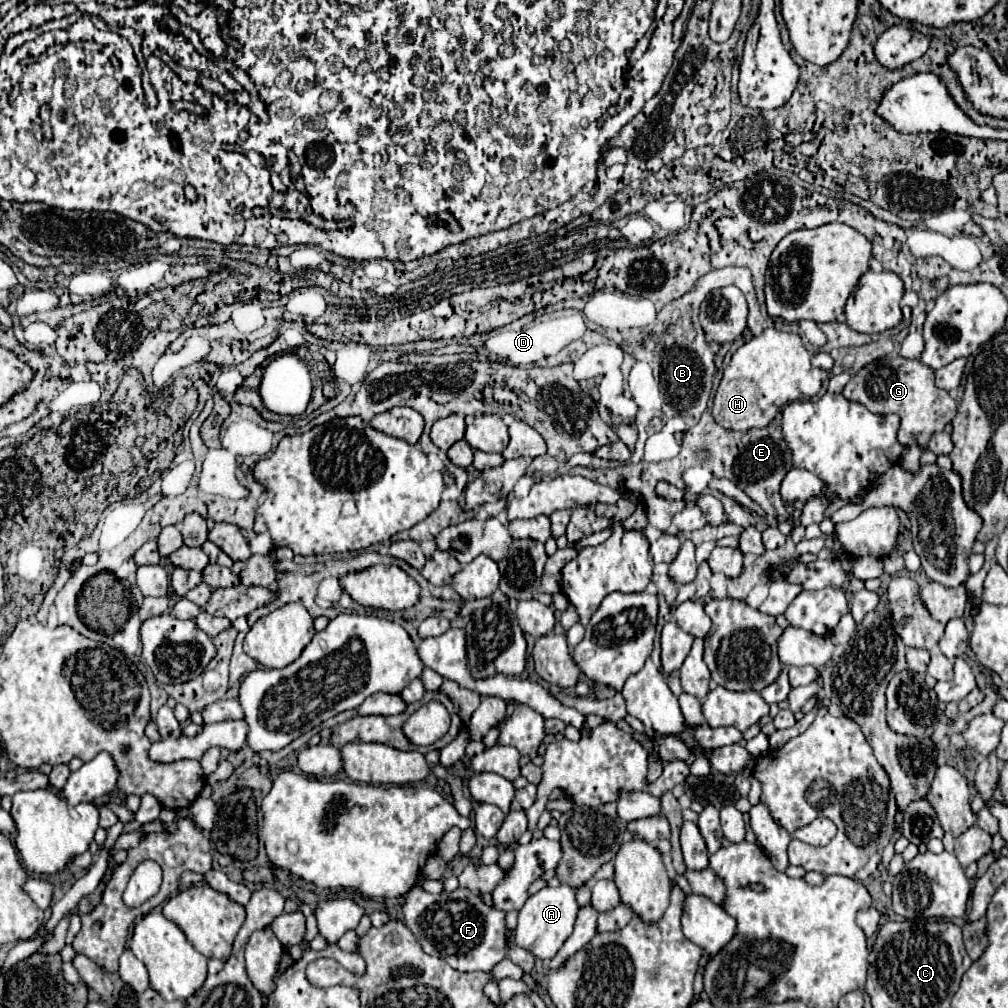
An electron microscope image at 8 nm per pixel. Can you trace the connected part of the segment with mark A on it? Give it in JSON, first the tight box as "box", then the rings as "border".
{"box":[516,884,578,962],"border":[[[560,884],[556,888],[544,886],[536,894],[532,894],[524,908],[518,912],[518,926],[516,926],[516,946],[532,952],[536,958],[542,958],[548,962],[564,944],[564,940],[572,934],[572,926],[578,914],[576,894],[566,884]]]}

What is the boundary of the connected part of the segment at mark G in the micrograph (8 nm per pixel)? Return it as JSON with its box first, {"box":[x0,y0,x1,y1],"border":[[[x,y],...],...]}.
{"box":[842,356,956,448],"border":[[[896,356],[896,362],[870,362],[866,364],[844,388],[842,396],[850,402],[860,402],[874,414],[898,414],[900,428],[898,440],[904,446],[916,444],[926,448],[932,434],[942,432],[948,422],[956,416],[956,400],[950,398],[946,390],[936,388],[934,384],[934,370],[922,364],[920,360],[908,360]]]}

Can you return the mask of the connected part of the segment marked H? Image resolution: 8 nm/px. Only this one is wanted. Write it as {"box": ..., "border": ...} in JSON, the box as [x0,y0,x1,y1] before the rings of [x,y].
{"box":[714,328,822,432],"border":[[[768,328],[760,336],[754,336],[736,350],[730,366],[724,370],[720,388],[714,396],[714,420],[722,428],[748,432],[750,428],[768,426],[782,406],[816,396],[822,388],[822,370],[814,368],[810,358],[798,334]]]}

